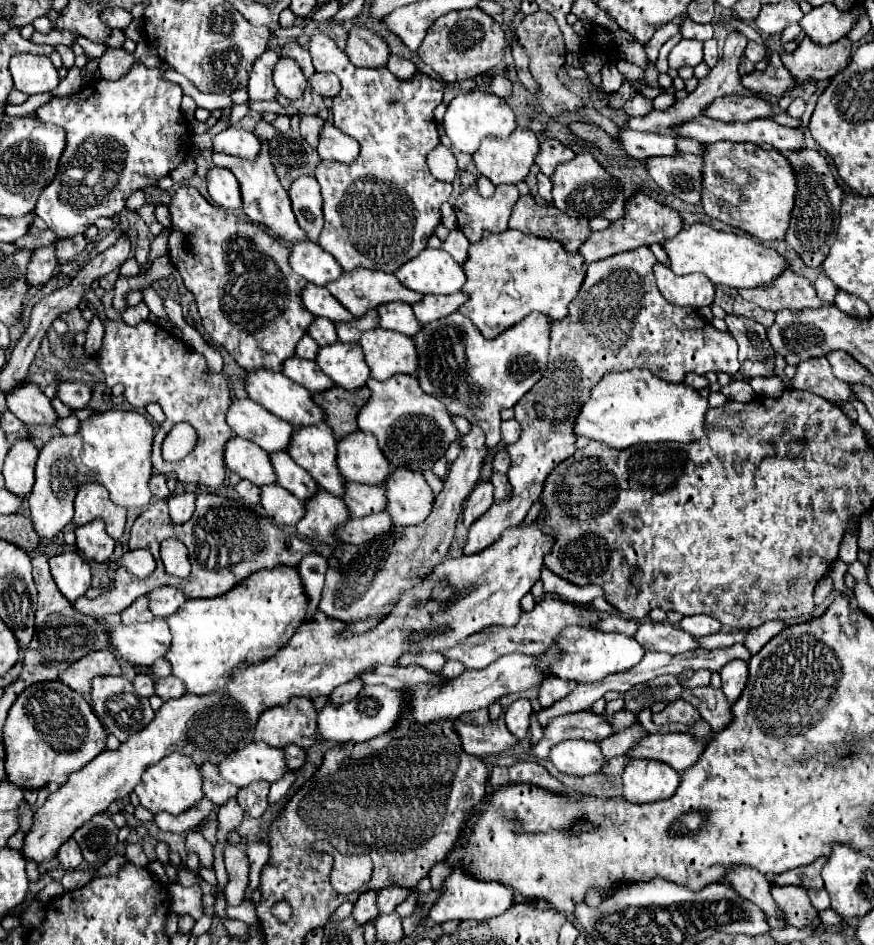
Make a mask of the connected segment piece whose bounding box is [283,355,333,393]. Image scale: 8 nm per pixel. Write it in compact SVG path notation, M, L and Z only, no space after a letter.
M293 355L291 359L287 359L283 363L283 375L287 375L291 381L303 385L311 393L321 393L321 391L333 387L331 379L327 375L323 375L323 371L319 371L315 361L301 359L297 355Z

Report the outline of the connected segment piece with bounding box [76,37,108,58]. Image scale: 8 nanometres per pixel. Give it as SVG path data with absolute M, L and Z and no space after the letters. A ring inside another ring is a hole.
M77 37L76 43L81 45L84 52L93 58L100 58L108 49L106 44L93 43L88 39L85 39L85 37Z

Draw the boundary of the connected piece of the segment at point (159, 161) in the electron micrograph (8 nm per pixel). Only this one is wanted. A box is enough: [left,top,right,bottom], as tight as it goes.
[35,63,193,241]

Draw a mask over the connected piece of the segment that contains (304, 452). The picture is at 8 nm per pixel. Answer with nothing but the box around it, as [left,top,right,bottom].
[287,423,343,495]

